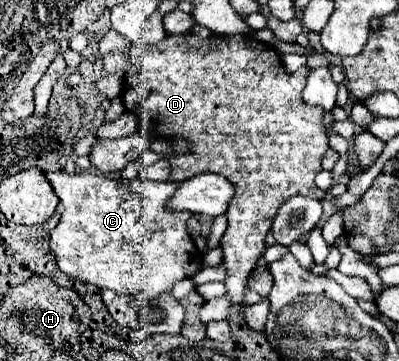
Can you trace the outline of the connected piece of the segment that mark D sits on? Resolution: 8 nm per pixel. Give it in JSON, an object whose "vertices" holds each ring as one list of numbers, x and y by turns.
{"vertices":[[177,34,177,36,165,36,159,44,155,46,147,46,145,50,141,50,141,64,135,72,129,74,131,70,131,56,135,54,135,48,131,46,127,52,113,52,113,54,107,54,103,56,103,66,107,72,119,72,123,70,123,78,125,72,125,86,123,82,122,94,119,94,124,102,124,106,127,111,133,112,137,118,139,118,139,126,143,130,149,130,149,132,155,132,157,136,163,136,163,138,181,138,181,140,187,140,191,146,185,154,175,154,169,158,169,164,171,164,171,176,167,178,169,181,185,181,193,176,202,173,215,173,223,178,227,178,233,188,235,188,235,196,231,198,229,206,227,206,227,230,221,238,221,248,223,248,223,264,227,268,227,278,225,278,225,286,227,286,227,294,231,296,231,302,233,306,241,308,243,306,243,294,247,290,247,278,251,274,251,270,257,266,257,262,261,260,261,250,265,248,265,236,267,232,271,230,271,222,273,218,277,216,277,210,281,208,281,204,291,198,291,196,309,196,309,198,315,198,315,200,323,200,325,198,325,192,321,188,315,186,315,176,317,172,321,172,321,160,325,156,325,152,329,150,329,138,323,130,323,124,321,124,321,116,323,116,323,108,315,108,315,106,309,106,307,102,303,102,301,98,301,92,307,84,307,76,309,76,309,68,307,66,301,66,297,72,287,72,285,66,281,64,281,56,271,48,271,46,263,46,263,42,255,40,255,38,243,38,243,36,211,36,211,38,199,38,199,36,193,36,193,34]]}

